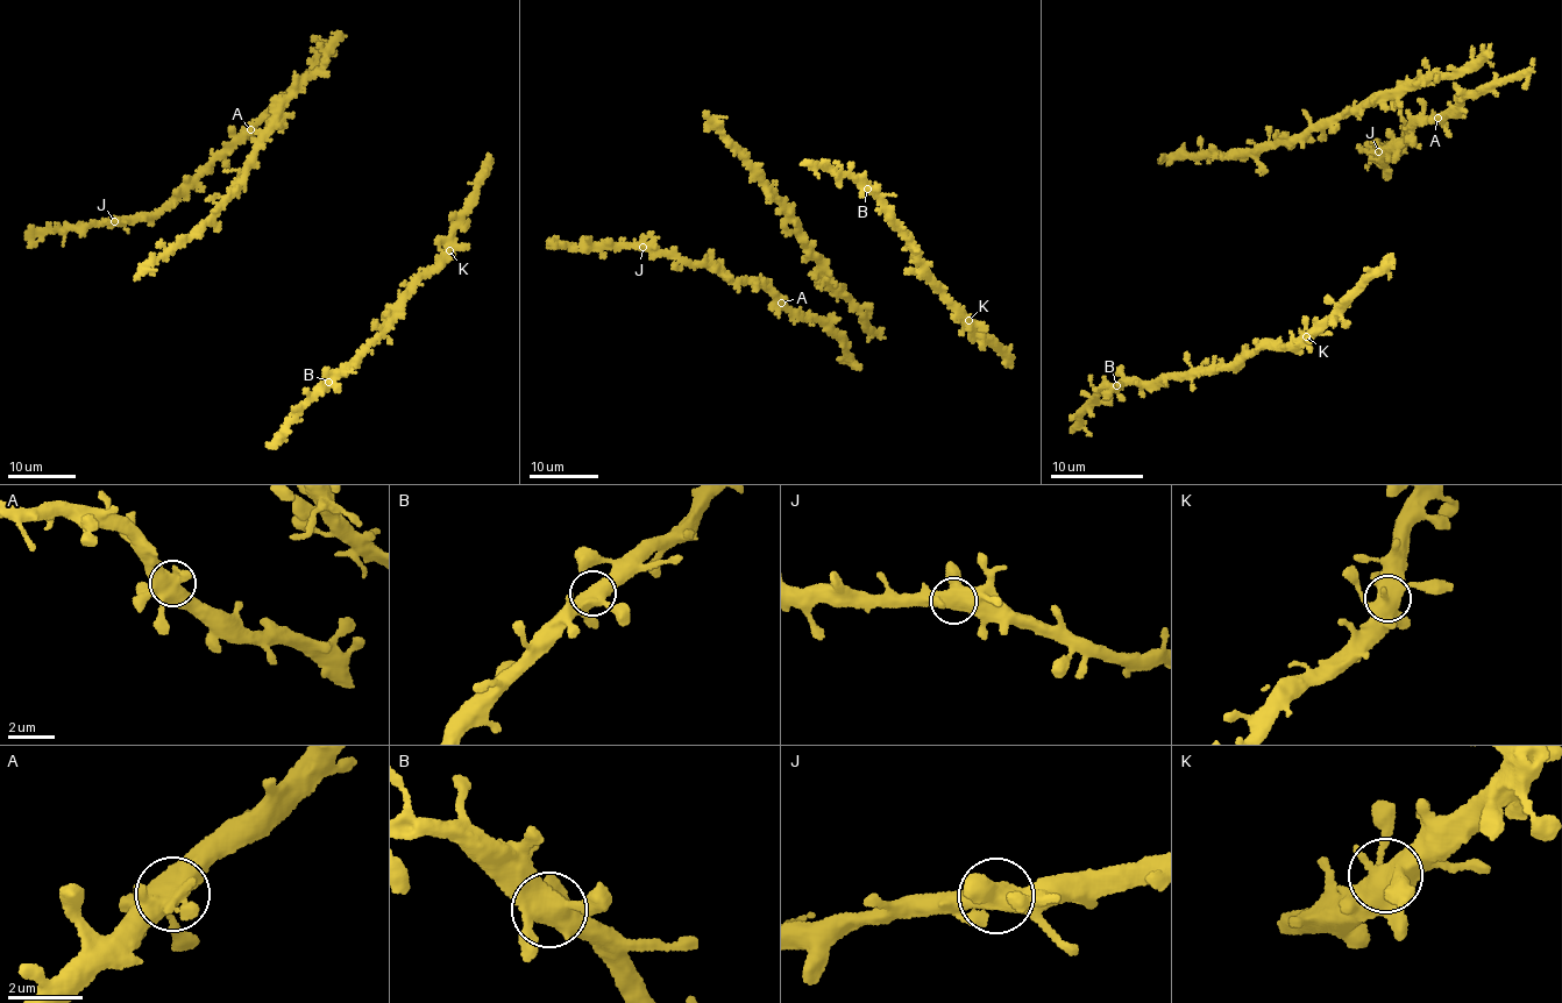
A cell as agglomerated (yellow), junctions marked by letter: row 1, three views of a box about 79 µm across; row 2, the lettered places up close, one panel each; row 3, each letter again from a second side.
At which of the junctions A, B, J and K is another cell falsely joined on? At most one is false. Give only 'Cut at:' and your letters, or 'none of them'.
Cut at: none of them

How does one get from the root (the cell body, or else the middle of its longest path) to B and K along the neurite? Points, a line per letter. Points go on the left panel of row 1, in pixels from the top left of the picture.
B: (488, 153), (476, 201), (455, 228), (446, 255), (413, 287), (383, 331), (347, 368), (328, 382)
K: (488, 153), (476, 201), (455, 228), (449, 250)

